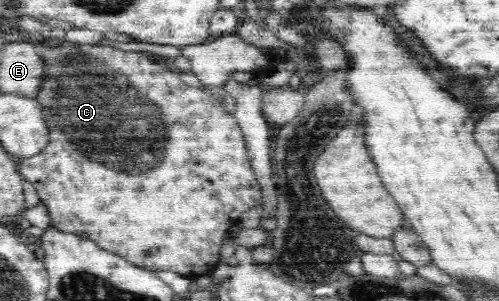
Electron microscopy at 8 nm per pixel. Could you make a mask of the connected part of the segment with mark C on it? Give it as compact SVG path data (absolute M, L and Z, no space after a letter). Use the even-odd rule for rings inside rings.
M64 43L64 45L46 49L40 59L43 63L43 76L39 84L42 85L42 89L37 89L35 93L38 95L33 95L33 101L40 105L40 109L44 109L41 111L41 115L46 115L44 123L47 127L48 144L37 155L17 160L18 171L22 174L23 180L30 182L34 188L38 189L41 205L44 205L48 211L53 228L76 235L87 234L86 240L93 241L98 247L115 253L128 263L133 263L138 267L154 271L171 270L180 275L189 276L191 279L211 275L214 267L221 261L222 243L228 237L228 231L231 231L232 225L238 225L242 215L264 199L263 190L251 167L252 163L247 153L248 148L246 148L243 133L233 114L226 112L222 107L221 98L212 98L210 94L206 93L206 90L185 84L180 78L180 73L176 73L176 68L170 65L166 67L156 65L154 61L150 61L148 57L142 55L142 52L138 53L138 51ZM100 87L106 91L106 95L98 93ZM114 169L122 171L122 173L116 173ZM149 249L157 249L157 252L151 256L147 255L146 252Z

